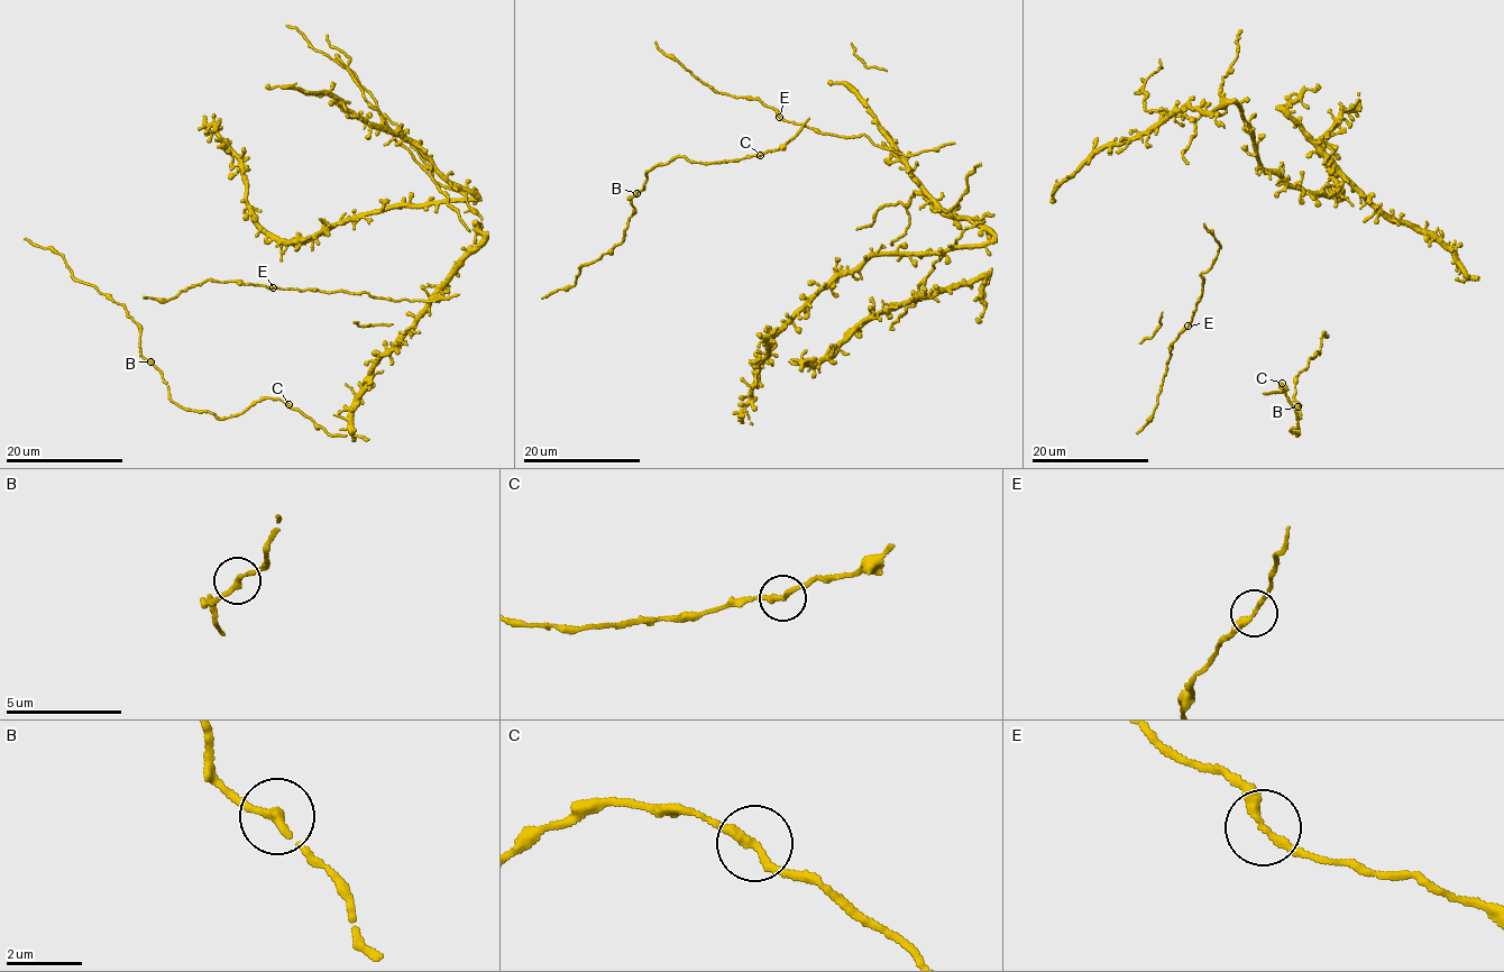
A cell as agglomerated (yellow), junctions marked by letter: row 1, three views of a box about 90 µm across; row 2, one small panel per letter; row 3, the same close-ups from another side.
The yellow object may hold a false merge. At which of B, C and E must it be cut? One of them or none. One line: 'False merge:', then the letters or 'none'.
False merge: none

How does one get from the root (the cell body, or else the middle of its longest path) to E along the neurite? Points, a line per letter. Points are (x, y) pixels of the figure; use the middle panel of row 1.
E: (942, 146), (900, 155), (877, 146), (864, 135), (822, 134), (779, 117)

